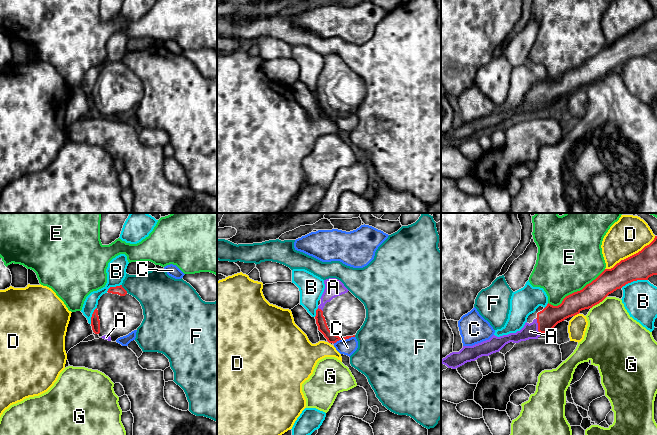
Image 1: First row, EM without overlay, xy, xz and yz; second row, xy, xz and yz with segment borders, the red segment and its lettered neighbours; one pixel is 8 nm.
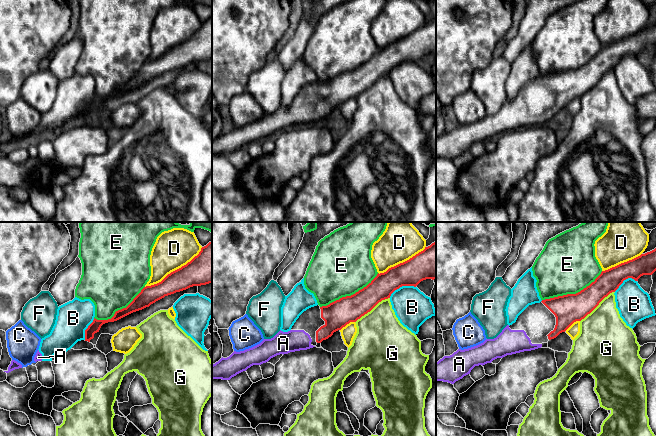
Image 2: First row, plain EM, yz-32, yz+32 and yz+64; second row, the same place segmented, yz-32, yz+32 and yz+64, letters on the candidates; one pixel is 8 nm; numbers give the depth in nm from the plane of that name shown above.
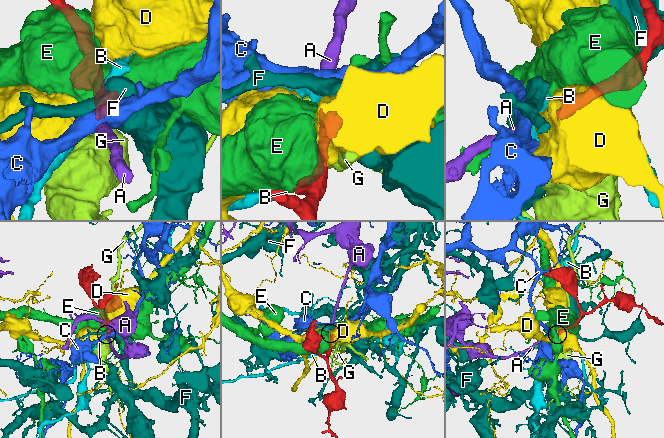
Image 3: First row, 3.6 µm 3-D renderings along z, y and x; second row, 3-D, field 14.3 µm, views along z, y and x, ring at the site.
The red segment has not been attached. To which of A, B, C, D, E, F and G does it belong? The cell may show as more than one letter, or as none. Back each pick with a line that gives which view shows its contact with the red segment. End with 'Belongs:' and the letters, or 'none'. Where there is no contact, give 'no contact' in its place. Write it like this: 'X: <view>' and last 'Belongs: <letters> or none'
A: yz
Belongs: A

